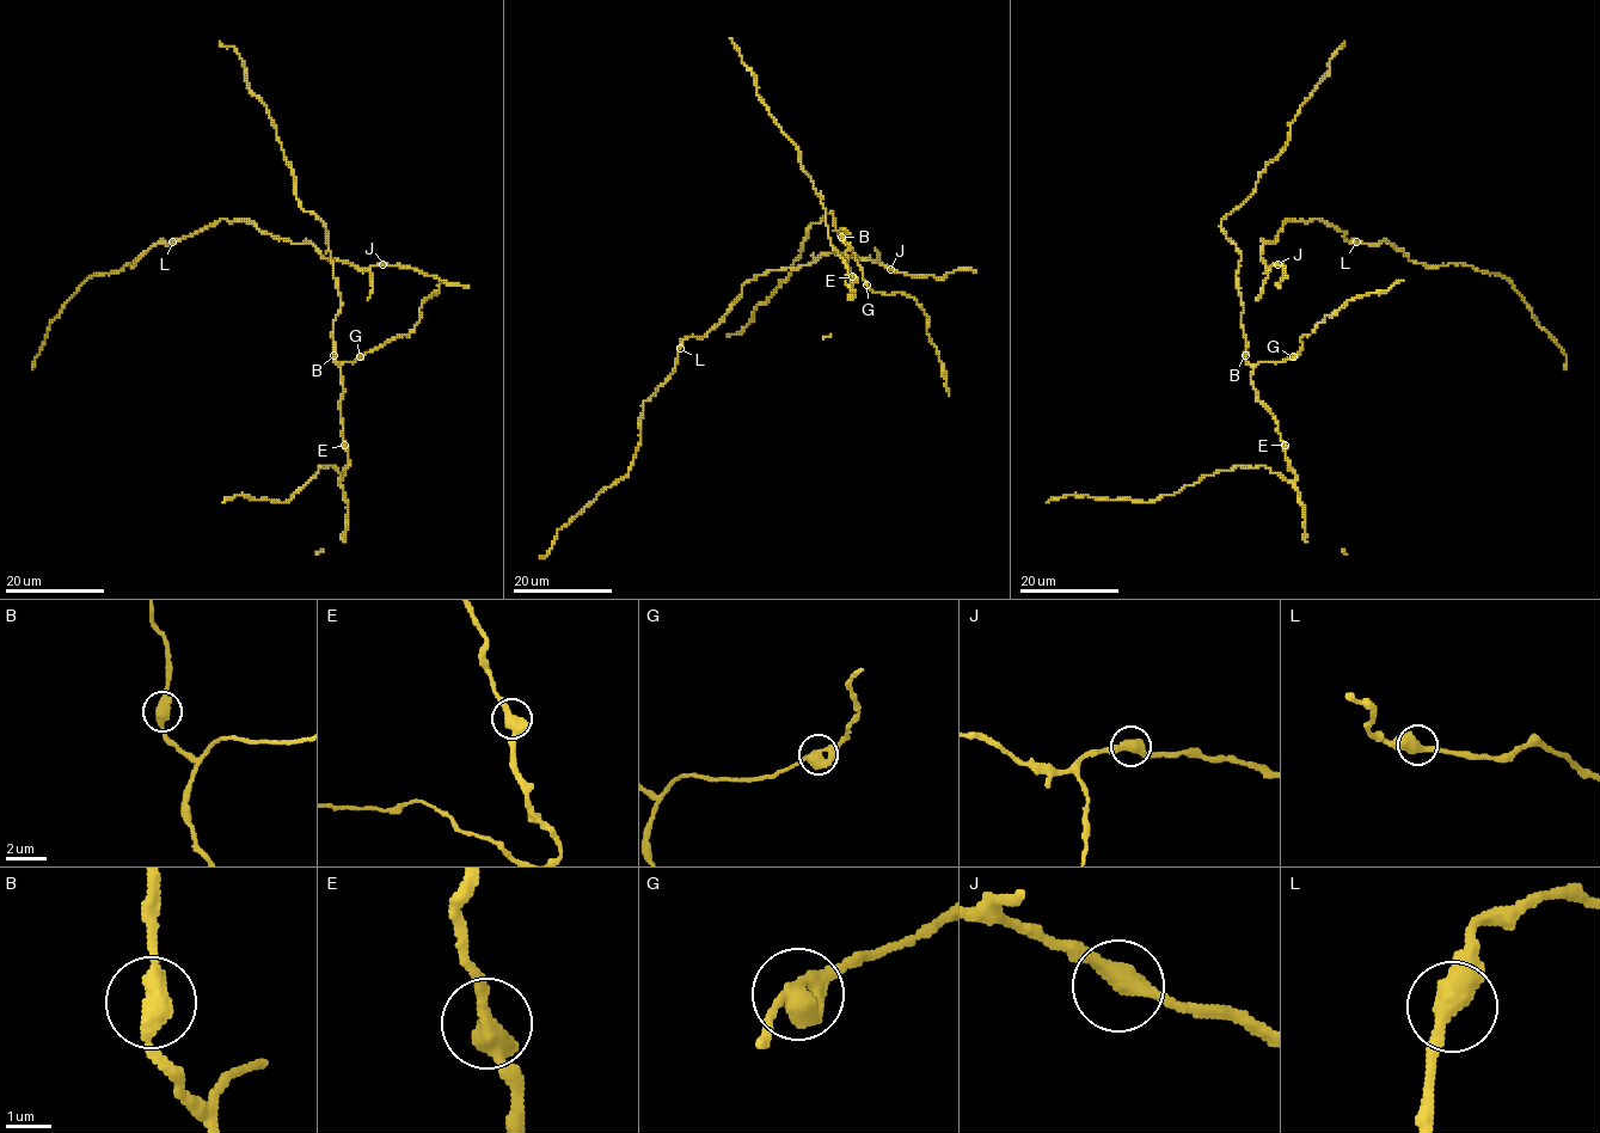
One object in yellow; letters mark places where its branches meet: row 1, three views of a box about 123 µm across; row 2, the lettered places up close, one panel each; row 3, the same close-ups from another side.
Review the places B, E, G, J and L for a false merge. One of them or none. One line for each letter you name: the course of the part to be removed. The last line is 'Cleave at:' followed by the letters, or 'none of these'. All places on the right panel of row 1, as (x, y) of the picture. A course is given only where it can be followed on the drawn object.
Cleave at: none of these

